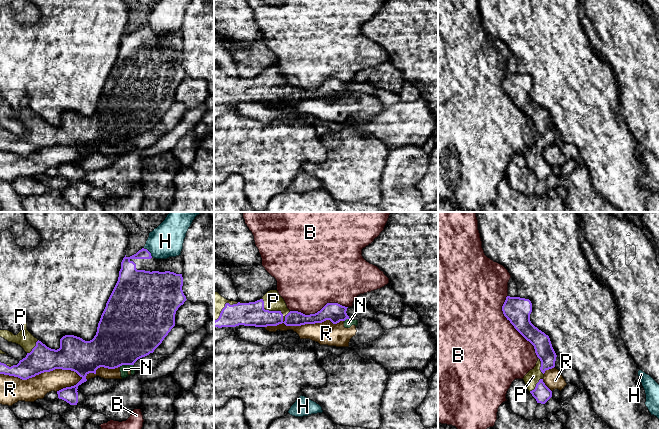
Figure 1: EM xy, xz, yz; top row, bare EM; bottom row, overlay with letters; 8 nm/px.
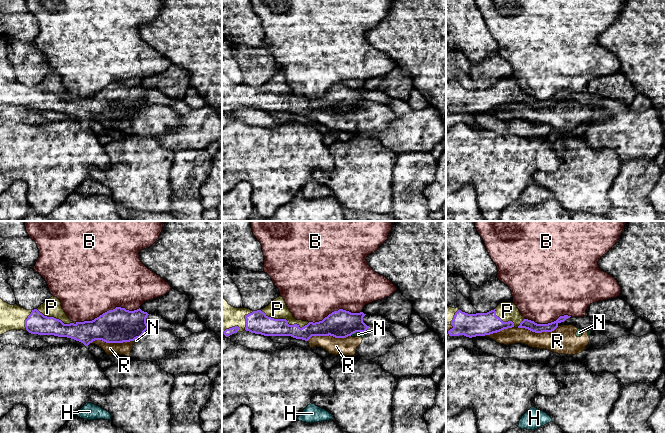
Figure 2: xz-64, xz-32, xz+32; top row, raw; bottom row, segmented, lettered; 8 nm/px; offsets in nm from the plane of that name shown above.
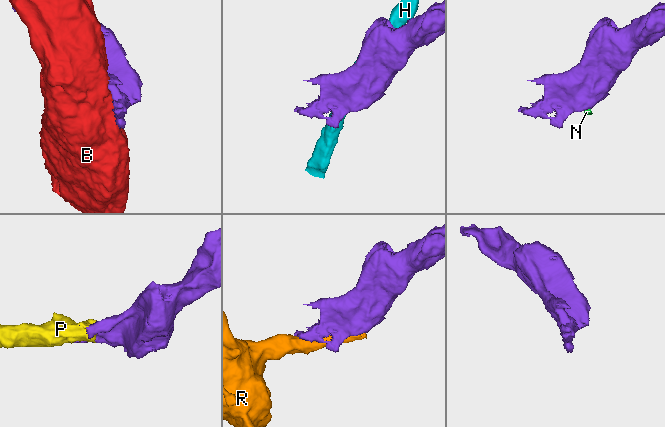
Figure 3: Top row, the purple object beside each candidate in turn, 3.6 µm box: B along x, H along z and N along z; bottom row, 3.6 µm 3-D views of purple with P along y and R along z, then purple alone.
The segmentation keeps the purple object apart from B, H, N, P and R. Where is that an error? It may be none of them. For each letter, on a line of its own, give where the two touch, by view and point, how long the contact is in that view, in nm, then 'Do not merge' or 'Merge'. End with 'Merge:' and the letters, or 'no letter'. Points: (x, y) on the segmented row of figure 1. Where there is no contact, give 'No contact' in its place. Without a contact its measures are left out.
B: Touches purple at yz (513, 325). Shared border 550 nm. Do not merge
H: Touches purple at xy (148, 251). Shared border 110 nm. Do not merge
N: Touches purple at xy (126, 364). Shared border 120 nm. Do not merge
P: Touches purple at xz (271, 311). Shared border 260 nm. Merge
R: Touches purple at xy (41, 372). Shared border 650 nm. Do not merge
Merge: P

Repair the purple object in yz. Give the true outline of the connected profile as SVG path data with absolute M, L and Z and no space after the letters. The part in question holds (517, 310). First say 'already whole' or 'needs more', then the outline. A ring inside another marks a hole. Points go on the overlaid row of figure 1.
needs more; M507 296L502 311L514 328L534 346L538 361L523 380L537 403L545 404L552 397L552 391L543 382L544 373L555 367L557 357L550 338L531 323L532 303L529 299Z

